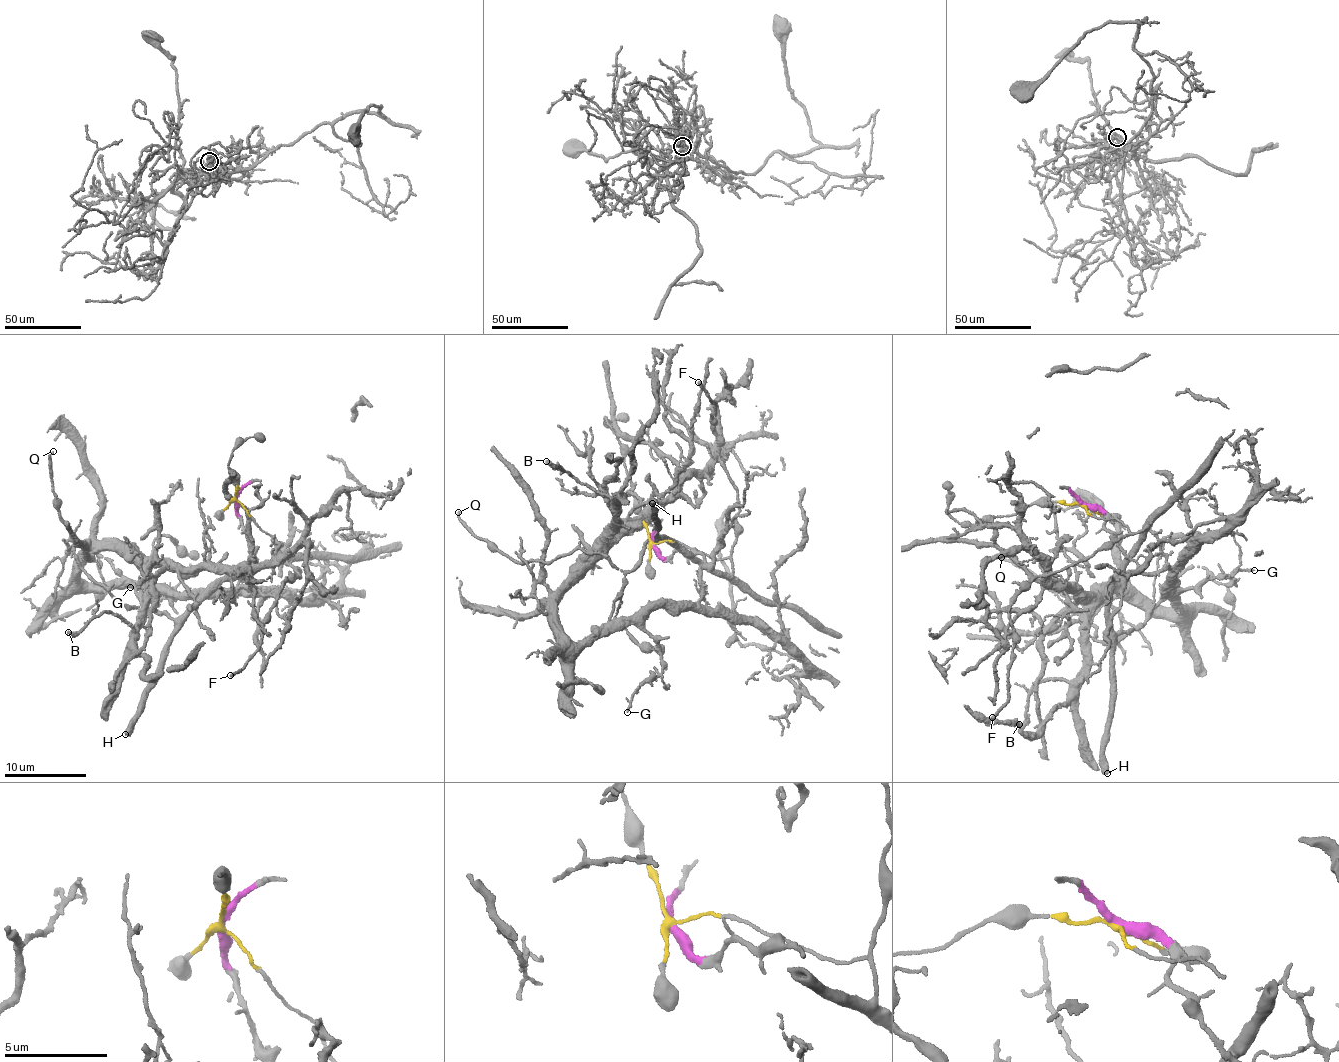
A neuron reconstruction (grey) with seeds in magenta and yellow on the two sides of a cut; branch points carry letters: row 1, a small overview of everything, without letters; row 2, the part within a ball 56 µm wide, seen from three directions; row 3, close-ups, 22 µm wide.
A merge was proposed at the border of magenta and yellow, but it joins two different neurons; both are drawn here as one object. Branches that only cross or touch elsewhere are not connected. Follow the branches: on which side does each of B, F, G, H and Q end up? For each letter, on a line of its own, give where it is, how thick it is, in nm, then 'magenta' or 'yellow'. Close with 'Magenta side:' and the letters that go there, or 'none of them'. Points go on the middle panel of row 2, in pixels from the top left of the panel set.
B: at (546, 461); 360 nm thick; magenta
F: at (698, 382); 240 nm thick; yellow
G: at (627, 712); 150 nm thick; magenta
H: at (652, 503); 600 nm thick; yellow
Q: at (458, 512); 180 nm thick; yellow
Magenta side: B, G

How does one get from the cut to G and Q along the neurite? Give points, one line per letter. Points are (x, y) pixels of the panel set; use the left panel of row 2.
G: (235, 497), (256, 562), (250, 579), (234, 594), (176, 595), (165, 590), (173, 596), (169, 599), (130, 586)
Q: (236, 496), (287, 562), (239, 569), (173, 619), (115, 602), (82, 567), (50, 477), (48, 458), (53, 451)

